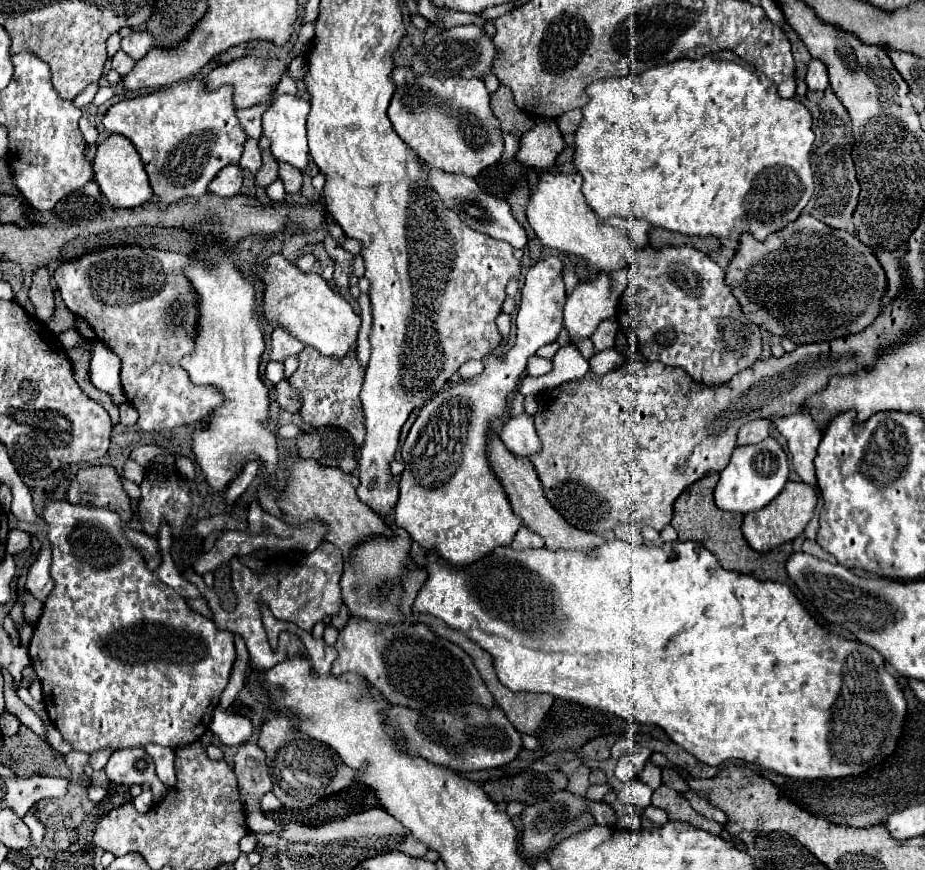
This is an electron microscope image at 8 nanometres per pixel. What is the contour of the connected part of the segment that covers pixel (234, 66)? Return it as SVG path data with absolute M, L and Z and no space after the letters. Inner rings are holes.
M247 55L227 65L215 67L205 77L205 81L209 89L217 89L225 83L233 83L235 85L235 95L233 95L235 105L237 109L245 109L245 107L265 103L271 91L279 85L279 79L283 73L285 73L283 61Z

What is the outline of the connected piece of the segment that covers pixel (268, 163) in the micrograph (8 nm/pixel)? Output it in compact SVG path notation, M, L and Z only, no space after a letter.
M261 137L259 139L259 147L261 147L261 155L263 155L263 167L259 169L259 173L255 175L255 183L259 187L267 187L271 185L275 179L279 179L277 175L277 169L279 169L279 163L277 159L273 159L273 153L269 149L269 139L267 137Z

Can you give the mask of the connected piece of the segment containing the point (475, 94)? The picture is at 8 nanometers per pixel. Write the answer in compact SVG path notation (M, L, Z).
M395 67L391 79L395 83L395 93L387 113L393 129L427 165L447 173L477 177L485 167L501 159L501 123L491 111L489 93L481 79L435 79L429 75L415 75L411 67Z

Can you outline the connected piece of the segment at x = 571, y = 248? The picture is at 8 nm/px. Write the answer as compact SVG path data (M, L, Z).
M543 171L539 173L539 181L535 189L529 191L527 199L527 221L533 227L535 235L545 247L565 251L571 255L583 257L587 263L589 273L599 273L599 271L613 271L621 267L629 268L629 278L635 274L635 267L627 263L625 255L629 249L647 245L647 233L651 229L649 223L641 223L637 219L597 219L595 211L585 203L585 197L581 193L581 175L577 173L553 173L553 171Z

